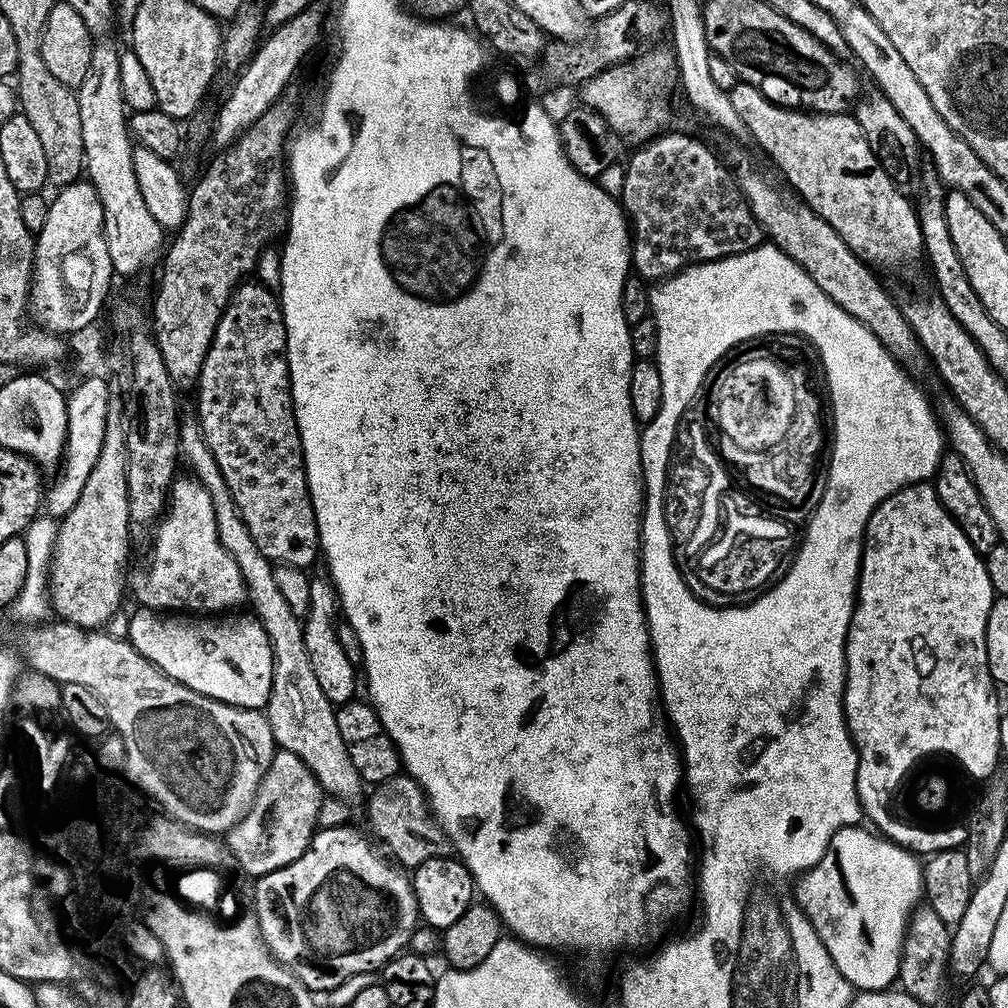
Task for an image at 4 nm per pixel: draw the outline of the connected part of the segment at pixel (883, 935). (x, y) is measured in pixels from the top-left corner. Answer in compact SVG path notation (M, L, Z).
M864 826L839 828L834 838L830 838L826 854L822 854L820 861L803 873L794 884L796 905L814 926L834 966L838 966L840 973L852 983L853 989L860 992L881 992L891 989L897 983L904 934L908 931L912 913L924 896L924 870L921 861L901 844L872 832L867 832Z

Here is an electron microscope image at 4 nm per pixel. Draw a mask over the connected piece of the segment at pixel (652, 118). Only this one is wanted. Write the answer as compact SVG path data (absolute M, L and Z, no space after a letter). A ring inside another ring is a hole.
M671 47L652 48L641 51L632 57L630 62L621 62L612 65L604 72L599 72L597 76L592 76L584 81L579 89L583 107L591 108L594 112L599 112L607 124L609 124L616 135L628 140L632 146L639 146L655 140L669 127L672 120L672 104L668 101L668 91L677 83L676 55Z

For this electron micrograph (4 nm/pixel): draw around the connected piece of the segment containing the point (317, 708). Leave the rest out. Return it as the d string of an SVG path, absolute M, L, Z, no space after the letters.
M185 417L181 421L180 450L181 457L186 458L192 468L190 470L193 477L210 494L219 541L238 564L239 574L245 584L247 605L252 606L251 611L264 627L268 641L272 643L272 689L266 705L266 715L273 741L283 751L296 754L312 771L317 783L327 795L329 792L340 800L356 800L361 795L361 799L365 795L366 785L358 770L354 770L350 754L346 754L346 742L342 742L342 734L338 734L336 708L318 686L314 670L310 666L306 646L303 645L304 626L301 617L296 616L290 606L286 606L286 598L278 592L272 575L273 565L258 550L257 544L253 542L251 534L241 521L233 496L222 478L213 454L205 444L199 423L193 417Z

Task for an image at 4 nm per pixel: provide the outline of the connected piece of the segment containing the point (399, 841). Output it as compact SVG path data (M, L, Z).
M407 774L391 776L390 779L375 785L367 793L367 800L368 824L372 827L373 834L382 843L388 844L389 850L392 851L391 859L397 865L411 870L422 862L430 862L430 858L442 858L453 851L452 843L433 816L423 790L411 776Z

